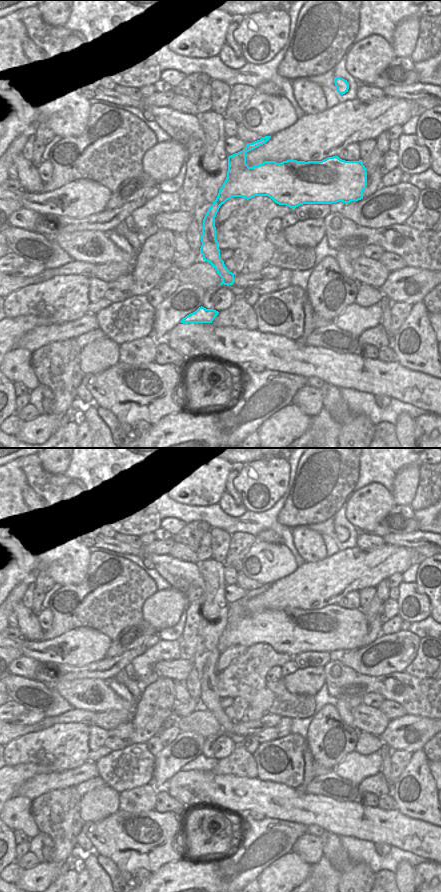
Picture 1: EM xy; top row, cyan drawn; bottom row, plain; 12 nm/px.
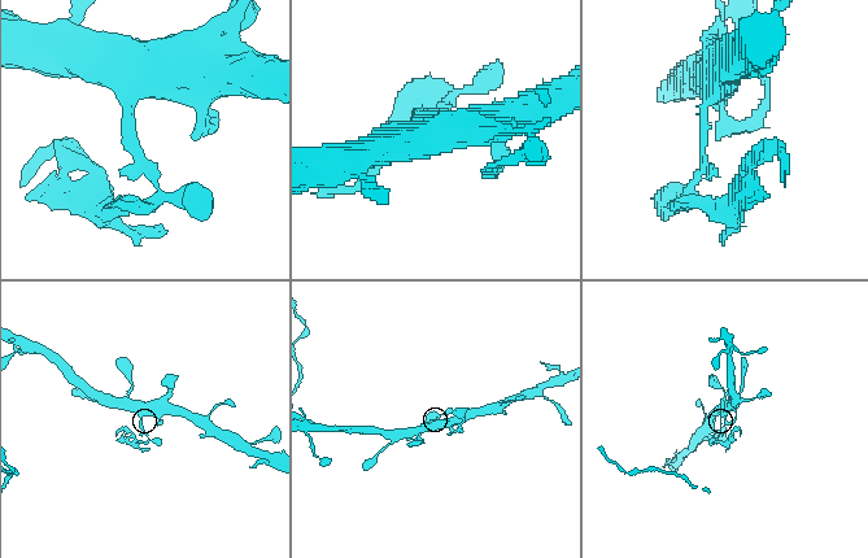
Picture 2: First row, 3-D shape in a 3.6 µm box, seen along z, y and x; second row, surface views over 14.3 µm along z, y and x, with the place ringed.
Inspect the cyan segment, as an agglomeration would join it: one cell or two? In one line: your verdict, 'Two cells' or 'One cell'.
Two cells

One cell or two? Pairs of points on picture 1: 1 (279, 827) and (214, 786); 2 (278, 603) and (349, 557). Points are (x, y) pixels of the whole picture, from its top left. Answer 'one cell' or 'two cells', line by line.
1: two cells
2: one cell

